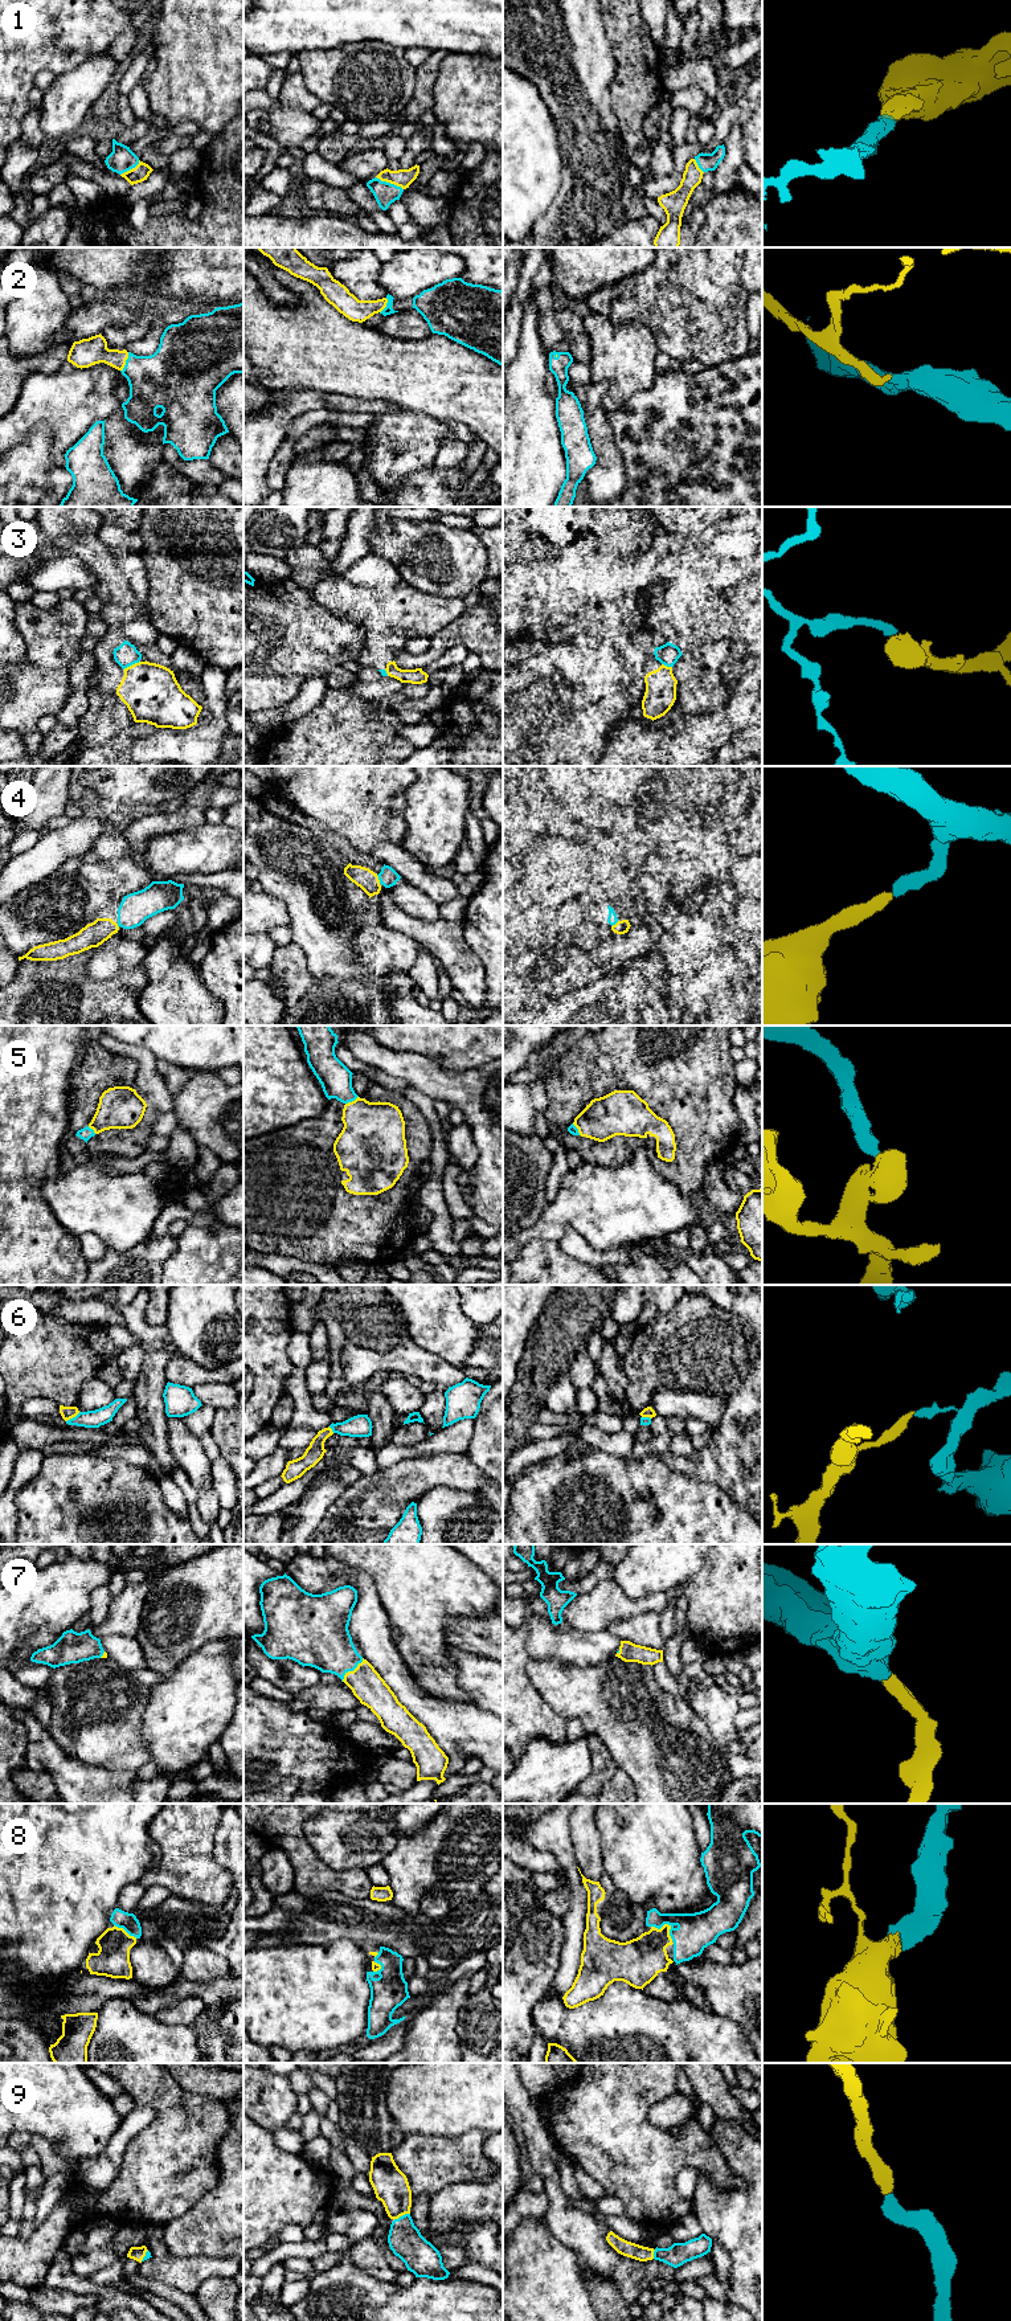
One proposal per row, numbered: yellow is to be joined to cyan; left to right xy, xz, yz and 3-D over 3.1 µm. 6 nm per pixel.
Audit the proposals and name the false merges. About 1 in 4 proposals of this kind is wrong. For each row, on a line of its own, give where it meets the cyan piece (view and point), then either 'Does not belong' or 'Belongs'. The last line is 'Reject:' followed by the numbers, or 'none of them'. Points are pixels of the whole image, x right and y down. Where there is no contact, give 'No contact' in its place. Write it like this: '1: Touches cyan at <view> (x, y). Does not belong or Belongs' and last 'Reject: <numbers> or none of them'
1: Touches cyan at xz (389, 183). Belongs
2: Touches cyan at xy (126, 361). Belongs
3: Touches cyan at xy (131, 664). Does not belong
4: Touches cyan at xz (379, 879). Belongs
5: Touches cyan at xz (351, 1101). Belongs
6: Touches cyan at xy (73, 1417). Does not belong
7: Touches cyan at xz (351, 1670). Belongs
8: Touches cyan at yz (667, 1923). Belongs
9: Touches cyan at xz (401, 2217). Belongs
Reject: 3, 6

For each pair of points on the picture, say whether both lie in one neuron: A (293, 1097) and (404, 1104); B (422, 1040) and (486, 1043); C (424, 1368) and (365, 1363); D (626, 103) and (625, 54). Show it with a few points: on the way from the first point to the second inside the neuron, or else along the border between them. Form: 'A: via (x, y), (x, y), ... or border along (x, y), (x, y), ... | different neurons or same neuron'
A: border along (328, 1100), (318, 1116), (303, 1120) | different neurons
B: via (438, 1040), (470, 1040) | same neuron
C: via (409, 1362), (380, 1362) | same neuron
D: via (626, 91), (626, 66) | same neuron

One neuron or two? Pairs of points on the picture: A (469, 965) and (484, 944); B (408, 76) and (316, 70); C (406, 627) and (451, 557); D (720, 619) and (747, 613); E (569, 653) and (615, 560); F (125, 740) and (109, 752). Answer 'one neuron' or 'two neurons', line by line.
A: two neurons
B: one neuron
C: two neurons
D: two neurons
E: two neurons
F: one neuron

